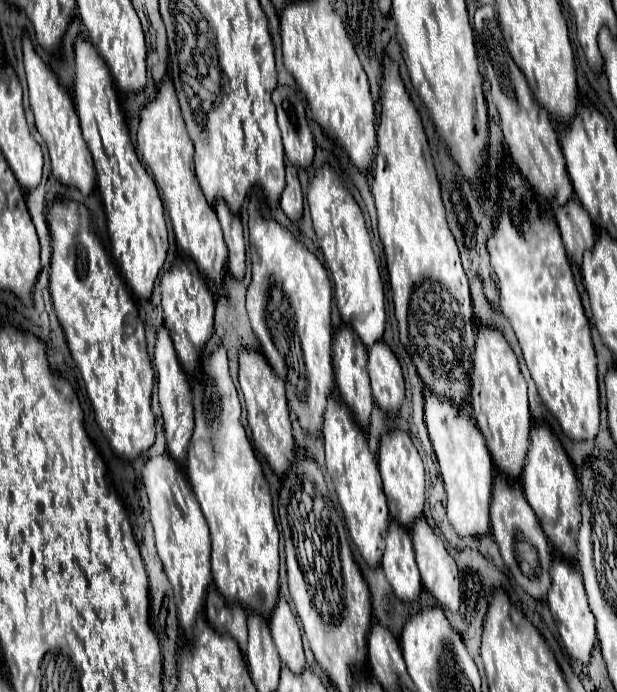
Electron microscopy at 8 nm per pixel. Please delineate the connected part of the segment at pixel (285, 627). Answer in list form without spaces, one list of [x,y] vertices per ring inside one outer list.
[[[283,596],[279,598],[279,602],[271,614],[269,628],[271,628],[275,648],[279,652],[281,664],[287,666],[293,674],[301,674],[305,670],[301,628],[299,628],[297,618],[291,612],[291,608]]]

